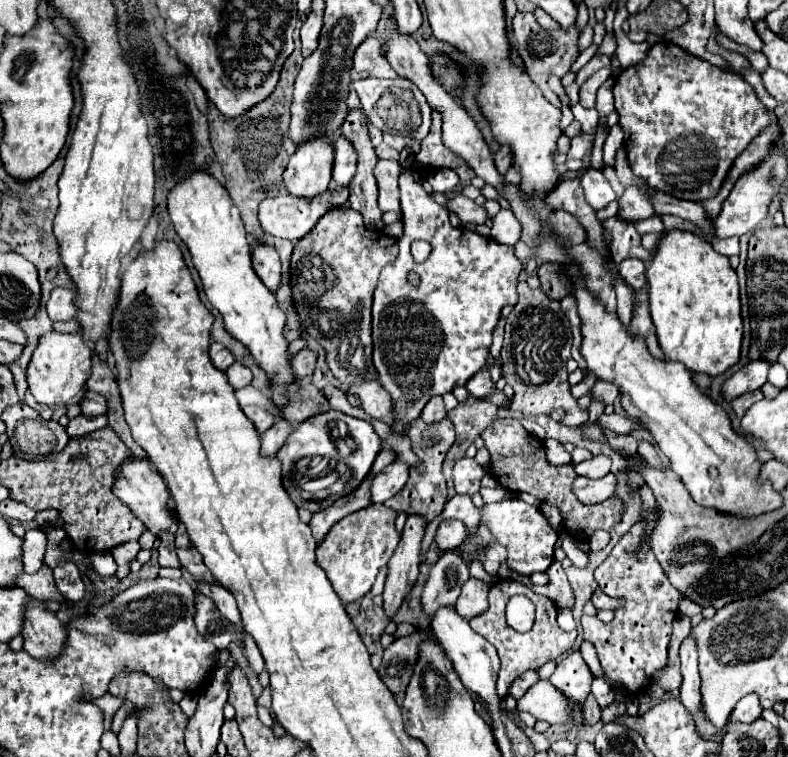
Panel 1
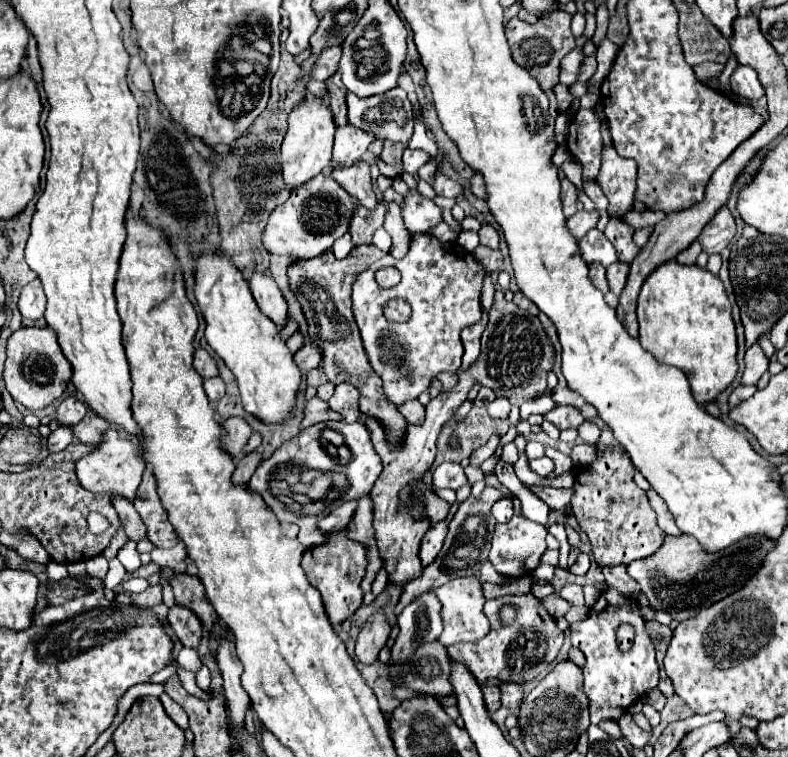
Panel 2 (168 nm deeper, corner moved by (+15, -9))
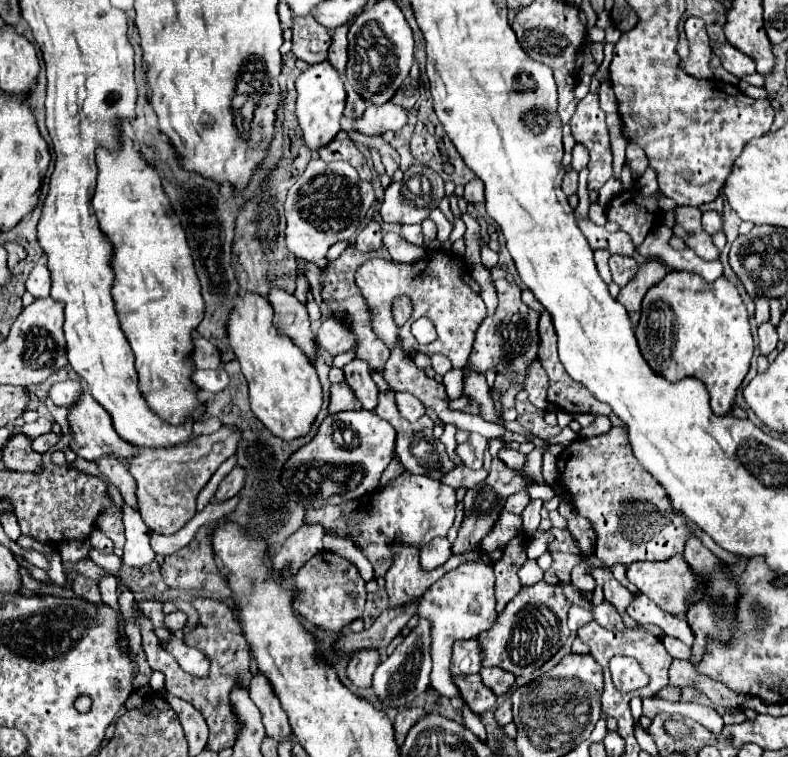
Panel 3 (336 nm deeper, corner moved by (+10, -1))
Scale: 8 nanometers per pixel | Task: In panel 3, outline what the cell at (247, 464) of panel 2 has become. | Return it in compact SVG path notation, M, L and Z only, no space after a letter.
M234 467L218 485L218 491L214 493L214 501L224 503L226 499L234 497L240 489L242 489L242 471L238 471L238 467Z

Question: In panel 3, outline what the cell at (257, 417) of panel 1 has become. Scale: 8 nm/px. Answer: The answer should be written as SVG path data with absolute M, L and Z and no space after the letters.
M220 427L212 435L198 435L182 447L168 449L138 449L128 459L128 471L136 479L138 511L144 523L160 535L172 535L182 529L196 513L196 497L210 481L218 465L222 465L230 455L234 455L234 443L238 435L230 427Z

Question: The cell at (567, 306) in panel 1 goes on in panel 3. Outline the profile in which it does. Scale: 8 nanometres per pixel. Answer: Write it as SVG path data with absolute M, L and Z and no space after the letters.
M548 311L540 313L540 319L538 319L538 333L540 333L540 347L538 347L538 361L542 363L542 367L546 369L548 373L548 379L550 379L550 387L548 387L548 403L554 405L554 407L560 407L560 411L566 411L566 413L572 413L572 415L578 415L578 413L592 413L592 415L610 415L610 405L598 401L586 387L582 387L580 383L576 383L568 373L566 369L562 367L560 359L558 359L558 347L556 347L556 335L554 335L554 325L550 323L550 315Z

